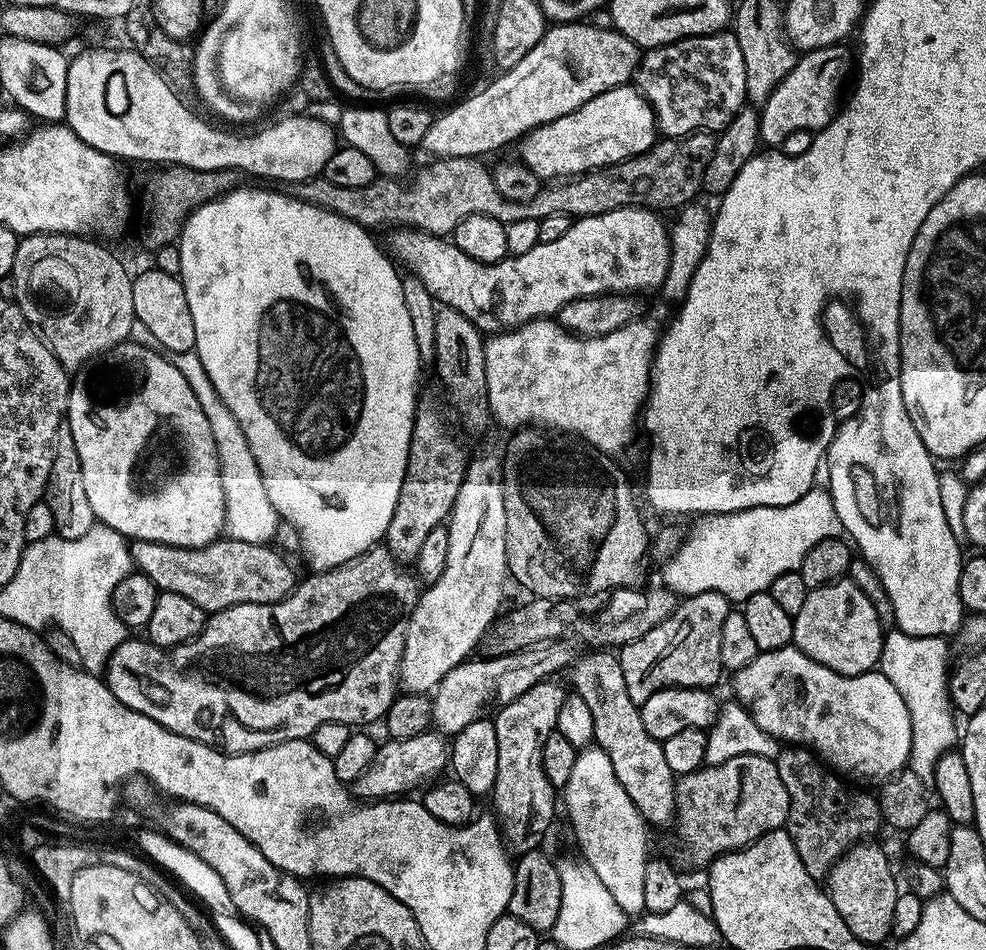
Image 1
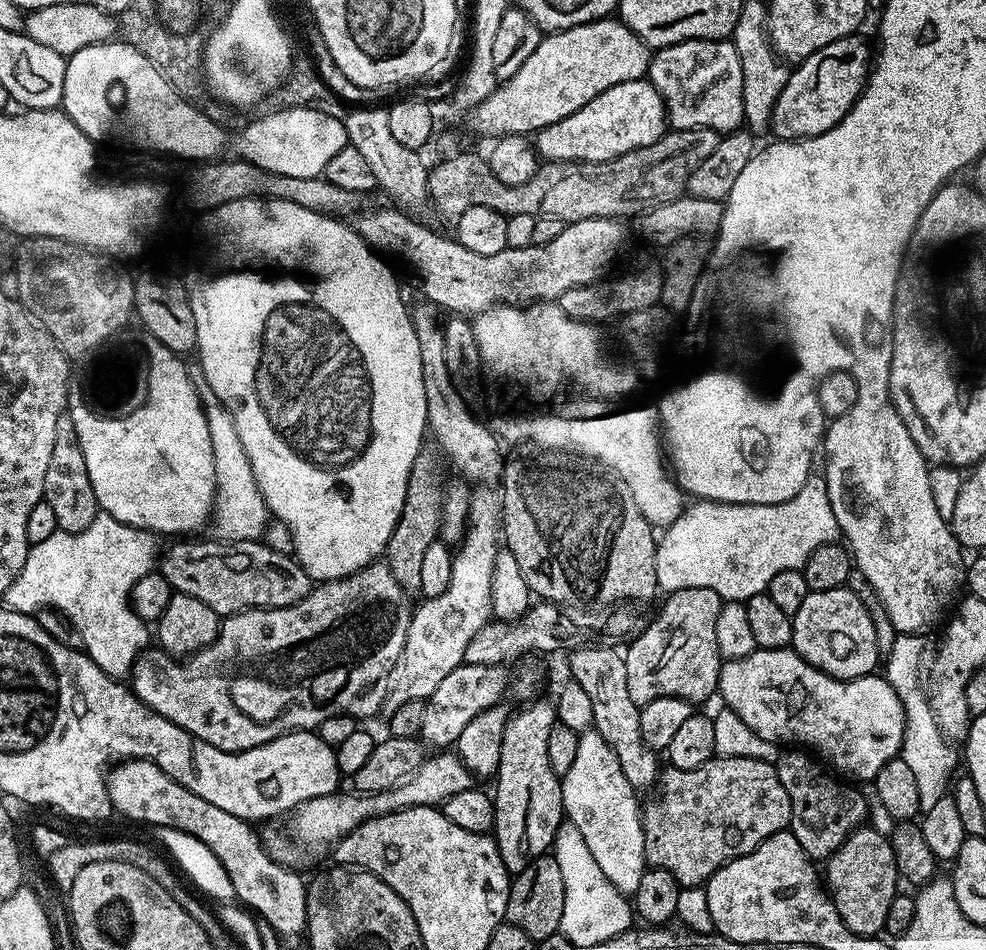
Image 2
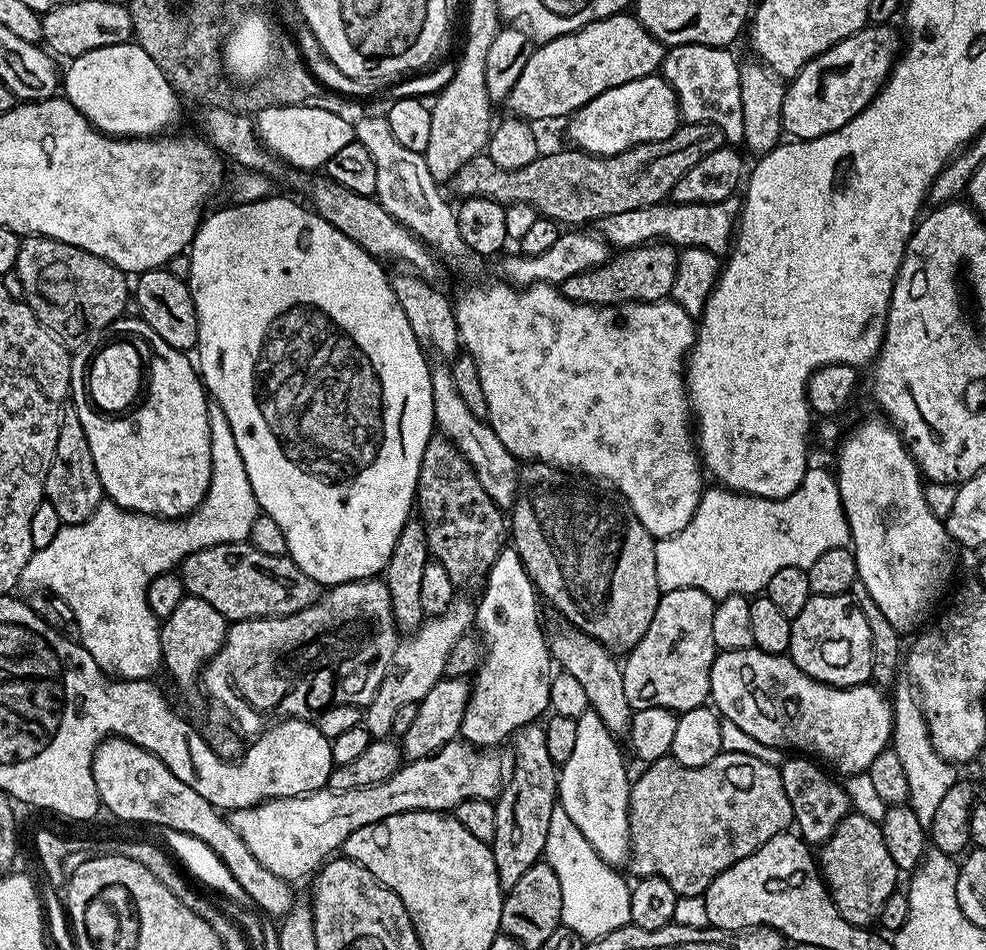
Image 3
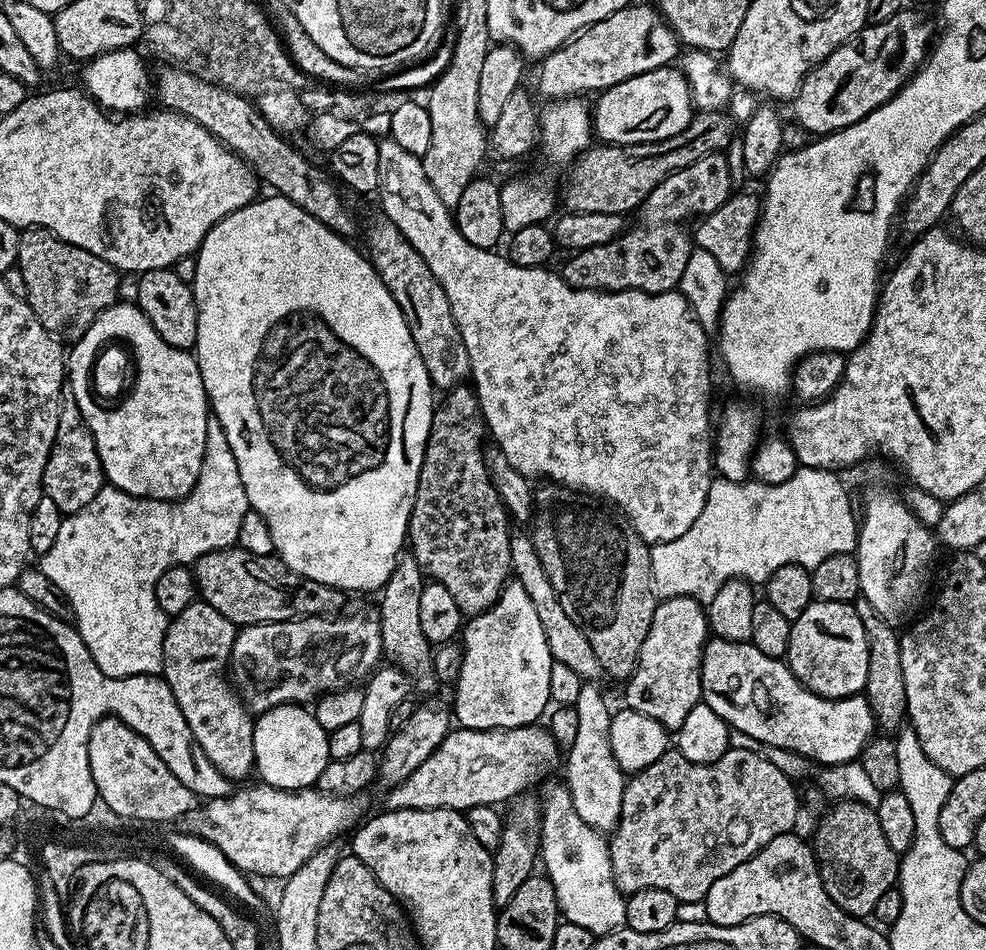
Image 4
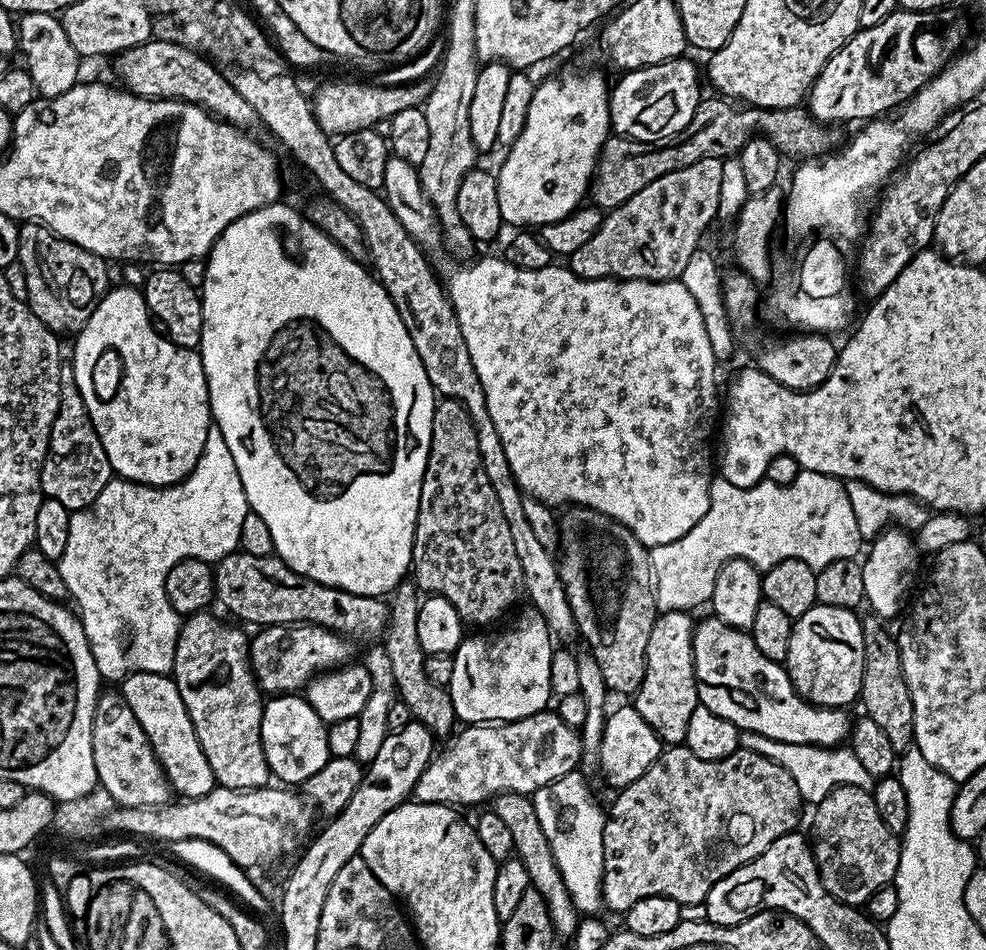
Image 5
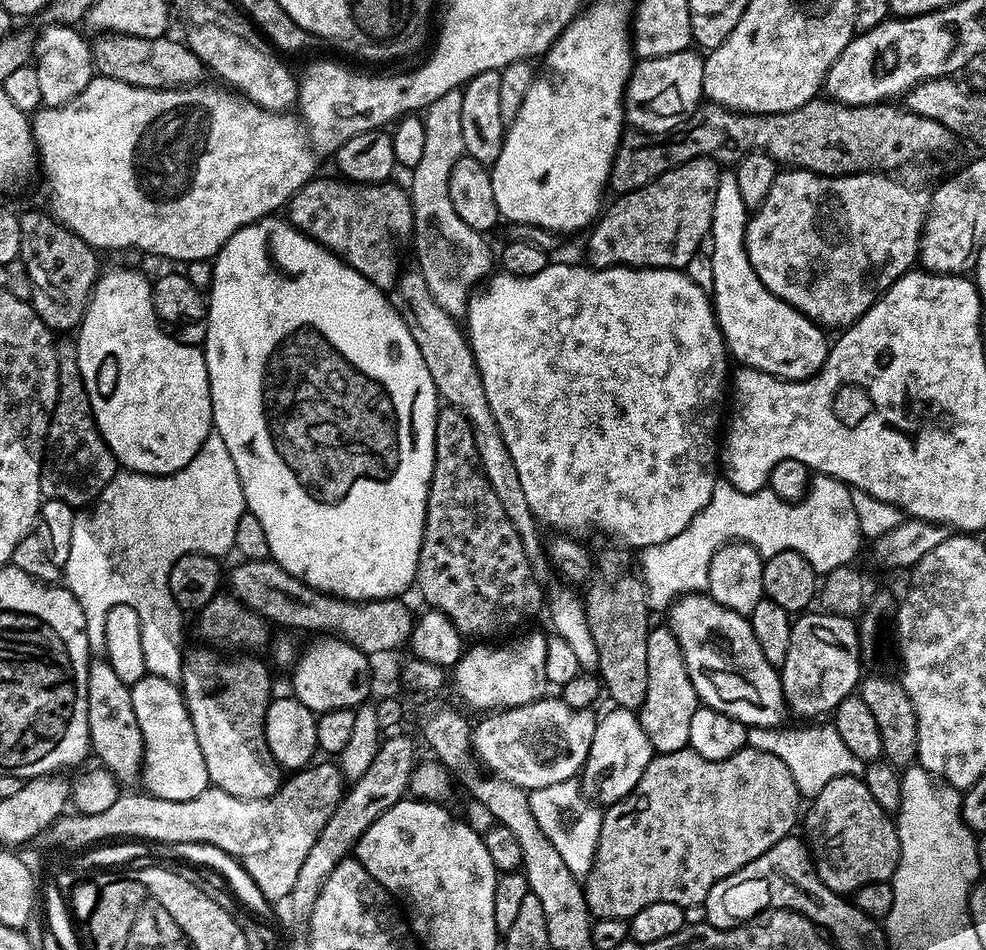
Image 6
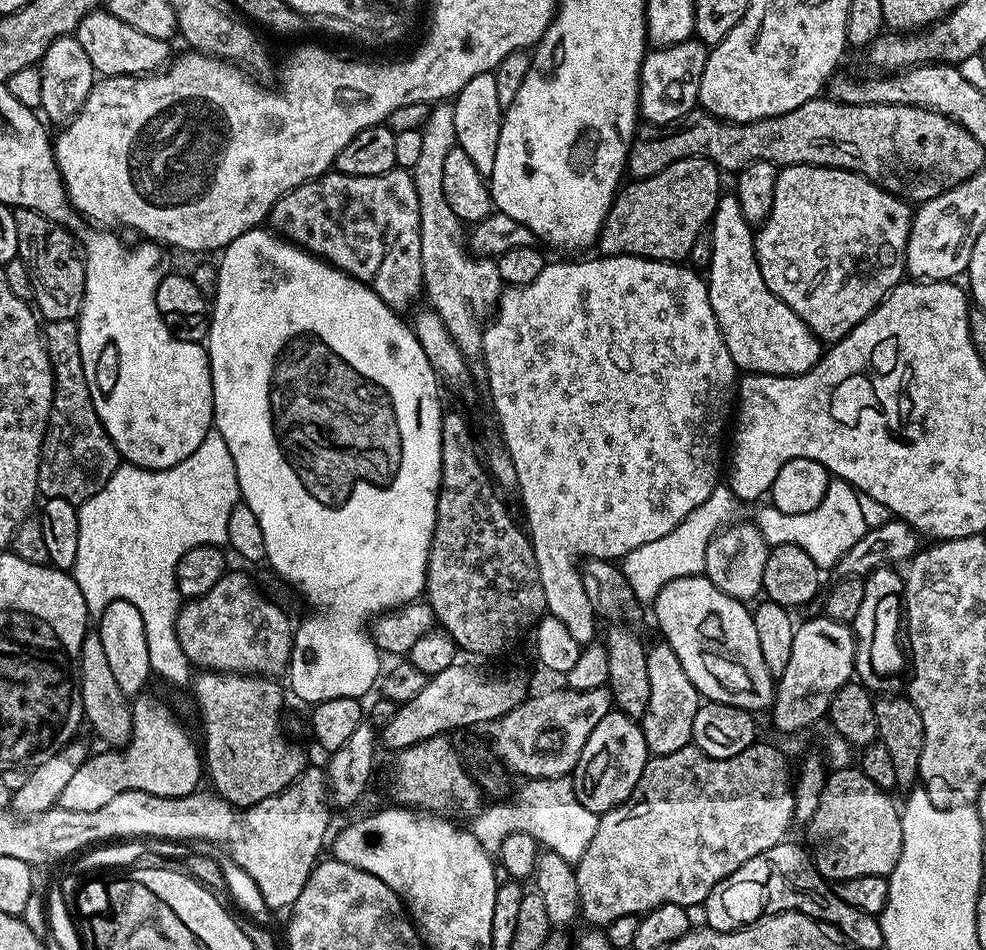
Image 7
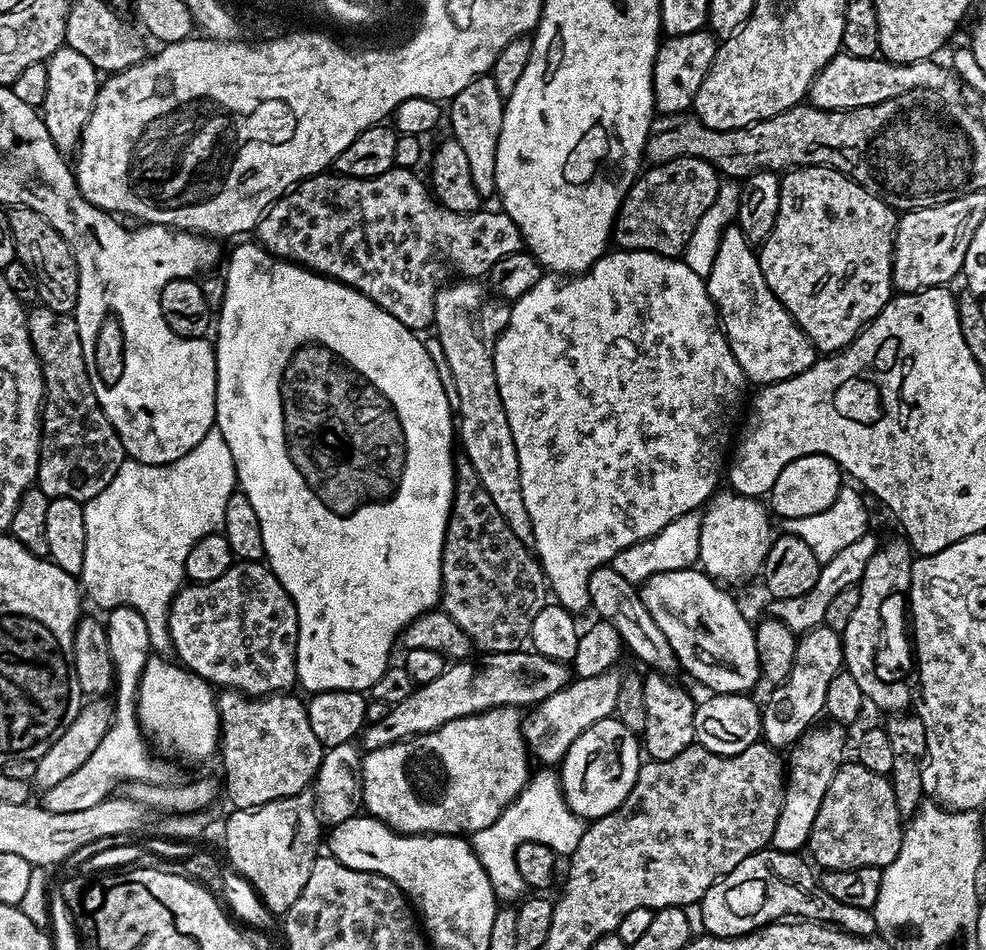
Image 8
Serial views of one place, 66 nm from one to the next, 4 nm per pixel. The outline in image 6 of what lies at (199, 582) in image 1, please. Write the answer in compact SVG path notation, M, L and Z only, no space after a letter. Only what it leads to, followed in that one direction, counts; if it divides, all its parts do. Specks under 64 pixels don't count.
M271 558L241 559L239 563L232 572L231 595L273 625L281 624L284 630L301 628L304 632L316 632L312 634L333 634L372 658L379 652L392 652L403 644L405 647L411 641L414 612L403 604L403 599L343 600L294 578L294 574L282 570Z

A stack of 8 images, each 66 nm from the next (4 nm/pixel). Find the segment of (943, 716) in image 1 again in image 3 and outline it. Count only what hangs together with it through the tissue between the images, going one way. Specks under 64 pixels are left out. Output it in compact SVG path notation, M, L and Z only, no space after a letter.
M897 683L894 688L895 692L894 727L890 744L898 754L898 758L902 758L902 767L906 769L906 783L910 786L906 803L914 810L914 814L918 814L918 822L927 825L934 818L934 810L938 810L938 805L942 803L946 790L958 783L957 769L942 759L934 750L924 715L920 710L920 702L916 699L911 683Z

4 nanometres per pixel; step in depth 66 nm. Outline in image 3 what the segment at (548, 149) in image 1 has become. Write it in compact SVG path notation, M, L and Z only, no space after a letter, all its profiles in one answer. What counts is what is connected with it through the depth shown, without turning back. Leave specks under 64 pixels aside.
M660 74L638 78L598 94L598 98L583 104L567 121L568 136L576 143L573 145L579 151L590 152L594 156L613 156L635 144L665 140L676 132L681 123L674 90Z

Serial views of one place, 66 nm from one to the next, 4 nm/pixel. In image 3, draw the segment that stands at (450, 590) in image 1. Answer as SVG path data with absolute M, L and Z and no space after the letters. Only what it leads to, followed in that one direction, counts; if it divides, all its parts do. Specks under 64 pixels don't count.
M453 599L452 605L441 616L427 617L416 631L397 643L388 673L384 675L374 698L362 712L362 727L369 737L391 737L394 714L398 714L399 708L419 704L444 676L446 654L450 654L450 649L454 647L454 642L458 642L458 638L469 635L476 618L473 601L460 599Z

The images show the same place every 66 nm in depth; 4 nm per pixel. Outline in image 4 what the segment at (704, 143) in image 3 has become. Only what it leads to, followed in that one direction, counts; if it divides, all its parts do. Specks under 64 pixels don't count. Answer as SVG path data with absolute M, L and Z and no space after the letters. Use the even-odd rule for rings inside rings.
M696 112L692 120L674 138L666 138L657 144L605 144L597 143L581 152L571 165L568 185L564 188L562 204L567 211L582 214L632 214L672 172L698 162L711 152L724 152L732 140L732 124L724 112ZM597 147L597 148L596 148ZM565 204L565 205L564 205ZM629 212L629 213L628 213Z

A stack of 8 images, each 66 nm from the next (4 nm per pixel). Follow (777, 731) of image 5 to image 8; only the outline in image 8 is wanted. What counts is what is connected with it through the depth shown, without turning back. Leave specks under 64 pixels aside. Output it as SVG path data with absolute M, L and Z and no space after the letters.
M693 566L682 570L655 572L639 585L639 594L650 615L658 627L666 634L666 639L673 647L681 669L689 672L700 684L705 684L709 693L740 692L751 693L756 683L761 683L756 629L753 621L744 617L742 609L736 605L727 587L721 586L712 577L706 575L699 567Z

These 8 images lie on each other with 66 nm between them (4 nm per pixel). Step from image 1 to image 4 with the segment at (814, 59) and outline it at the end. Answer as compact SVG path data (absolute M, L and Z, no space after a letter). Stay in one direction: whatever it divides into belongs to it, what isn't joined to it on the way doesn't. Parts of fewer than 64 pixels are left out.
M901 10L898 14L894 14L894 18L886 18L886 22L878 22L877 24L869 23L867 26L861 28L855 36L851 36L842 46L835 48L835 50L832 51L823 62L817 64L815 68L811 68L811 70L808 71L808 75L804 77L802 86L797 90L796 95L791 97L790 100L790 105L792 104L792 112L796 115L797 122L800 123L806 131L816 132L812 134L827 134L842 130L846 126L850 126L854 122L866 118L866 114L870 114L875 108L882 106L894 93L900 91L900 87L903 84L908 83L910 77L919 70L921 64L924 63L926 57L929 55L930 45L934 40L934 31L932 32L931 26L928 25L918 13L908 11L909 10Z

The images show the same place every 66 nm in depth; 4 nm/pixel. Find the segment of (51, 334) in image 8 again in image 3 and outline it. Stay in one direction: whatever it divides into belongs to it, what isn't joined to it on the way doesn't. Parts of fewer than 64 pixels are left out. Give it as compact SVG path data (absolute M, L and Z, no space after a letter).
M71 402L65 403L60 414L56 457L50 462L50 470L46 474L44 499L54 506L61 525L86 522L86 518L90 518L90 514L94 514L96 507L105 499L104 487L90 454L90 442L86 442L86 430L82 430L82 422Z

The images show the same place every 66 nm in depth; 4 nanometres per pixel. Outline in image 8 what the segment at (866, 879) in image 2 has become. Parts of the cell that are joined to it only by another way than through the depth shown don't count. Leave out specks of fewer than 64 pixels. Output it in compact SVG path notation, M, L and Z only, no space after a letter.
M844 762L834 774L822 806L818 806L818 818L814 818L806 848L812 851L811 859L816 859L824 870L882 870L898 858L903 837L902 817L894 803L891 779L874 774L874 770L866 770L861 764Z

